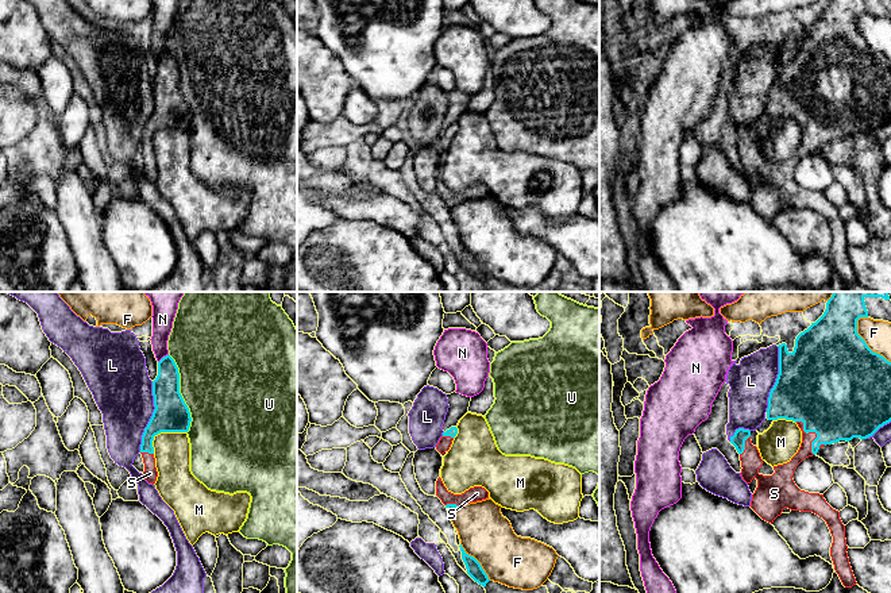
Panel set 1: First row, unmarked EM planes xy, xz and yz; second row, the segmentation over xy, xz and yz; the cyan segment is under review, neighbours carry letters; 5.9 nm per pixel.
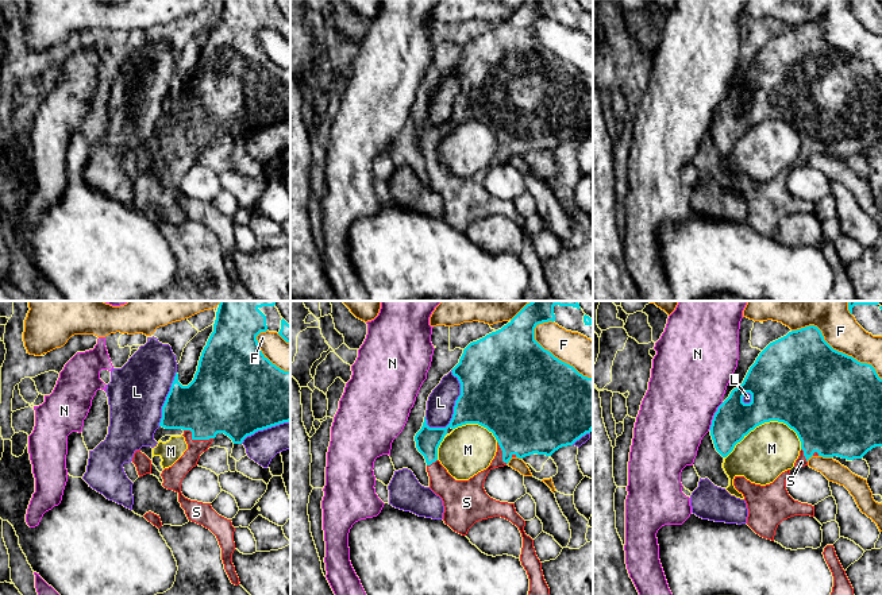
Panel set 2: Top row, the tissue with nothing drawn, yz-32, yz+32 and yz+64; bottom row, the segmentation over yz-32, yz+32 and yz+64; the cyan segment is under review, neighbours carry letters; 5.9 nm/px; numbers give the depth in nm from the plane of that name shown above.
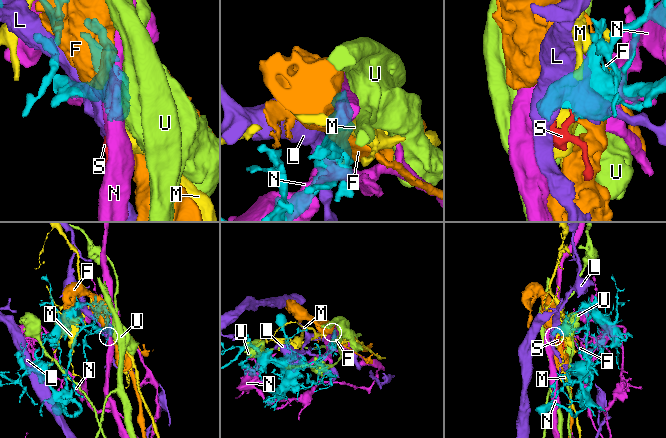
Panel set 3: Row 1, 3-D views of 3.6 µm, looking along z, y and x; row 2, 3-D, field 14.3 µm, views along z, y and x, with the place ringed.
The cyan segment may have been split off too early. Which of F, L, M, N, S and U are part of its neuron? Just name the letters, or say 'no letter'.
S

